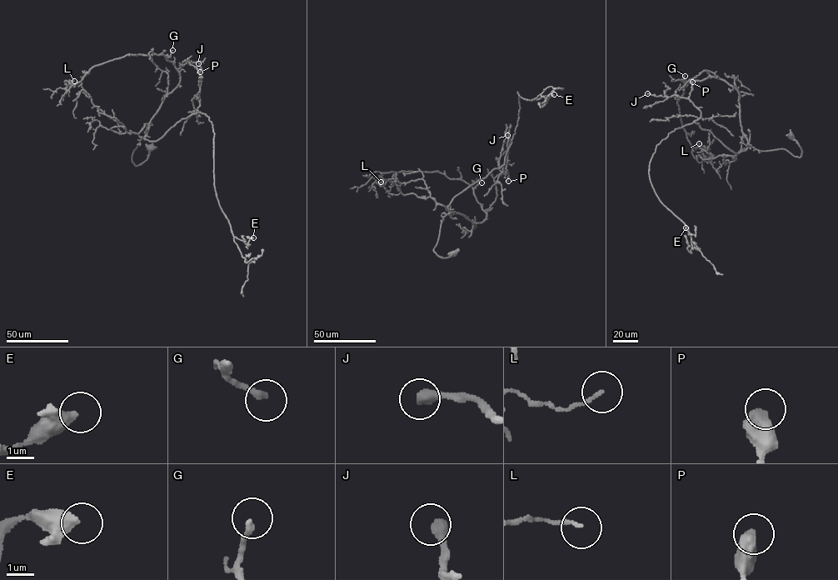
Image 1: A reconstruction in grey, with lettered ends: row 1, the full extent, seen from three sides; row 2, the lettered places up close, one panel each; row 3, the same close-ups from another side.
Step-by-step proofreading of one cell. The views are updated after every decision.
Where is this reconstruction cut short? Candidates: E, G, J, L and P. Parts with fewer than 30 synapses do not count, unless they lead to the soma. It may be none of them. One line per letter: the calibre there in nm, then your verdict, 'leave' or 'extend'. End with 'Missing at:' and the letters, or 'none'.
E: 360 nm thick; leave
G: 220 nm thick; leave
J: 400 nm thick; extend
L: 110 nm thick; leave
P: 600 nm thick; leave
Missing at: J

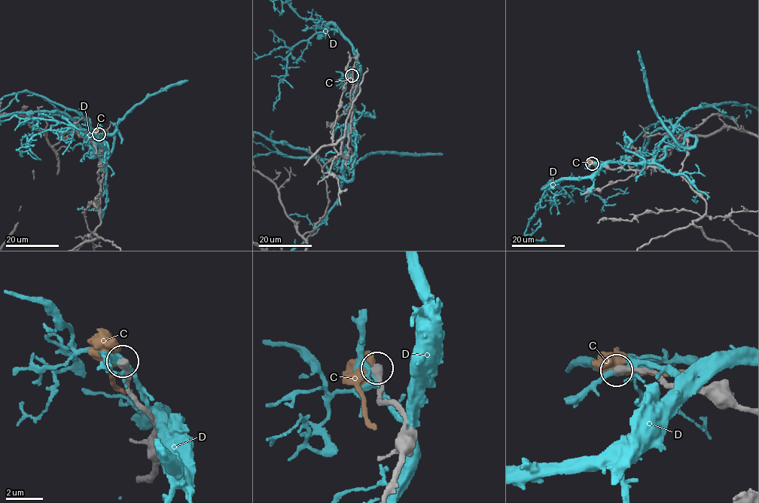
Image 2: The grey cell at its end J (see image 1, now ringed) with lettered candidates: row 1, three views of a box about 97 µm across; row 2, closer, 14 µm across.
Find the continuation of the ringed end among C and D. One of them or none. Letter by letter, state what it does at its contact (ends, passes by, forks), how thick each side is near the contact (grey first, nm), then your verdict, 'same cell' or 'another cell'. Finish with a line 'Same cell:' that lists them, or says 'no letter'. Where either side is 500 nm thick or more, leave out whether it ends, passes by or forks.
C: it passes by; 400 nm thick on the grey side, 440 nm on the other; another cell
D: it forks there; 480 nm thick on the grey side, 280 nm on the other; another cell
Same cell: no letter

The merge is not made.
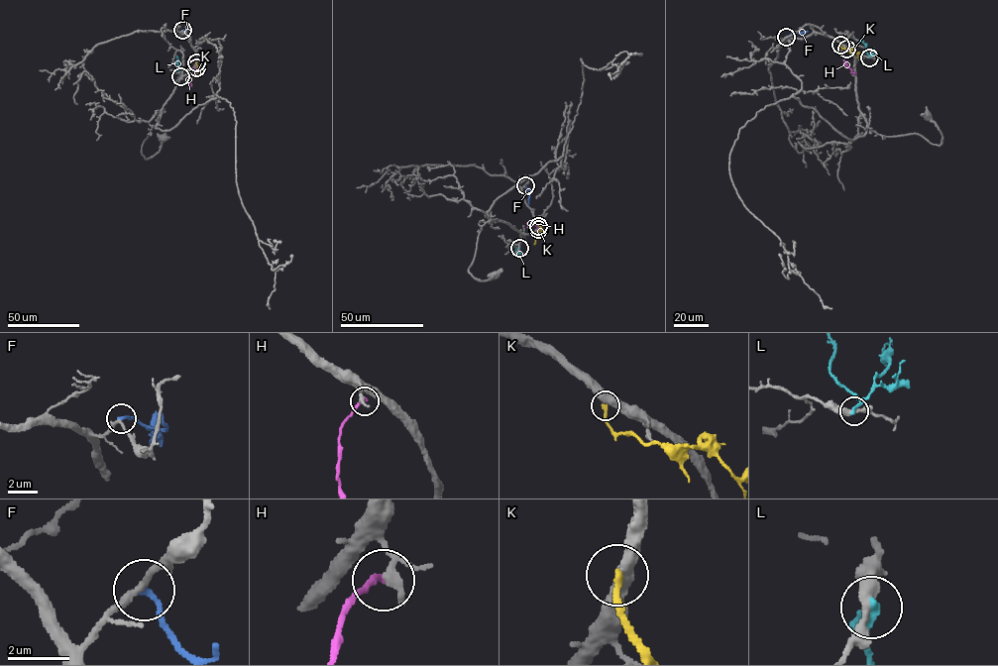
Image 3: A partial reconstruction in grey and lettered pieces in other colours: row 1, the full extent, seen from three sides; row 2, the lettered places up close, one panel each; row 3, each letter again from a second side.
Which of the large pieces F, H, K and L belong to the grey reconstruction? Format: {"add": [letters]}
{"add": []}

